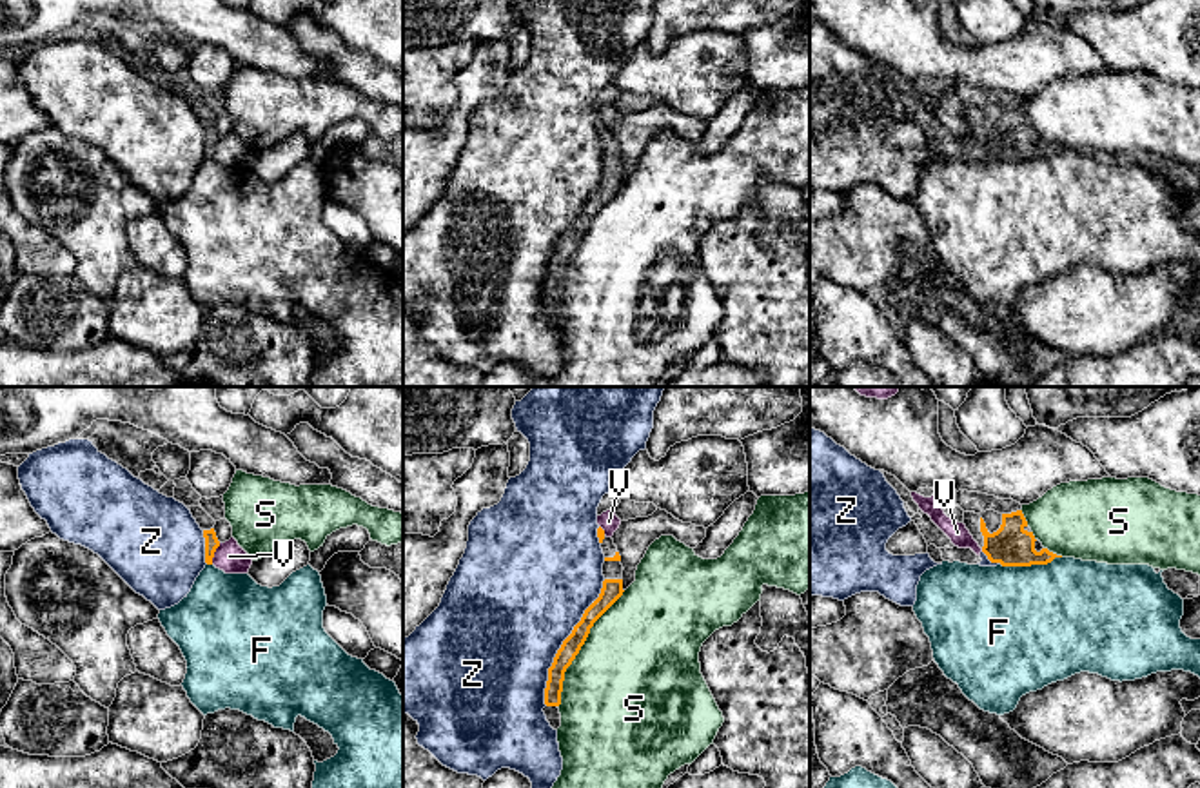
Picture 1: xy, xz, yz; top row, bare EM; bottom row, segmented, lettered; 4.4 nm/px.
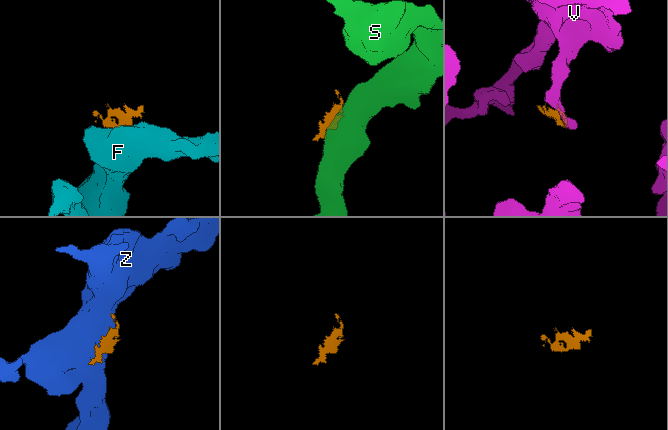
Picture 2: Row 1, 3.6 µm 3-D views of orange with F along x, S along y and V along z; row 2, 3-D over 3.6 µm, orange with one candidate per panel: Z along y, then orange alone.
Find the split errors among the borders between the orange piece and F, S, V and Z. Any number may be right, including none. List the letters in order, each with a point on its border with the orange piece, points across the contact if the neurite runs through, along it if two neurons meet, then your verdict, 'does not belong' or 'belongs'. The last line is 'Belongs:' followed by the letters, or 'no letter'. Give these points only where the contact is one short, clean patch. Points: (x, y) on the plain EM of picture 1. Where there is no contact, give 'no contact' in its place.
F: yz (1030, 158) | along yz (1061, 149), (1046, 157), (1001, 158) | does not belong
S: xz (580, 242) | does not belong
V: xy (213, 147) | along xy (220, 137), (211, 157) | does not belong
Z: xz (563, 236) | does not belong
Belongs: no letter

